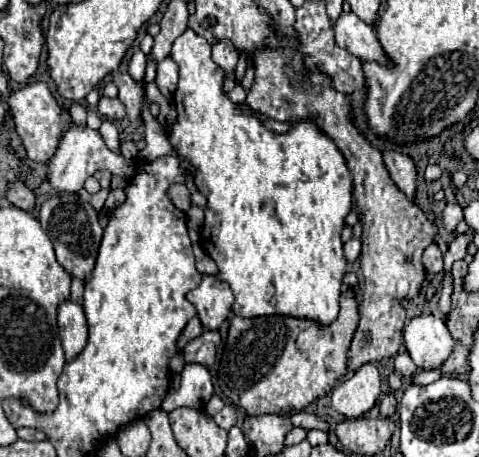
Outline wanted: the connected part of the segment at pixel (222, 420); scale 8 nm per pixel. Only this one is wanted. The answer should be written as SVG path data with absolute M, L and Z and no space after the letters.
M226 405L222 411L218 411L218 413L214 415L214 421L216 421L222 429L230 431L230 429L234 427L234 423L236 423L236 409L234 409L232 405Z

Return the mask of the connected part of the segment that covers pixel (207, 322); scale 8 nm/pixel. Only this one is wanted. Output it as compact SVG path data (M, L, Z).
M202 277L200 285L188 293L188 301L196 307L202 327L206 331L216 331L226 321L234 295L224 281L218 281L216 277Z

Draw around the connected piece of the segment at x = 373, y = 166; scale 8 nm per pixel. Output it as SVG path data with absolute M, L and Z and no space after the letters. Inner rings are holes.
M266 49L254 53L254 85L246 97L252 111L260 111L276 121L306 121L312 119L322 133L326 133L346 159L354 179L354 199L362 211L362 273L364 273L364 303L360 325L350 345L350 369L356 371L364 363L382 361L398 353L402 343L402 325L406 311L400 305L404 299L414 299L422 283L428 279L422 267L422 251L436 241L438 225L430 221L424 211L406 199L406 195L392 183L382 153L374 149L352 125L350 105L344 93L330 87L330 79L322 73L302 75L302 59L294 49ZM408 279L408 281L402 281ZM400 283L400 293L398 293Z

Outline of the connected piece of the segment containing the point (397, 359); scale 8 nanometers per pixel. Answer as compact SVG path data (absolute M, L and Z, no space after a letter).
M400 352L394 357L394 370L402 377L410 378L417 372L417 367L410 358L409 354Z

